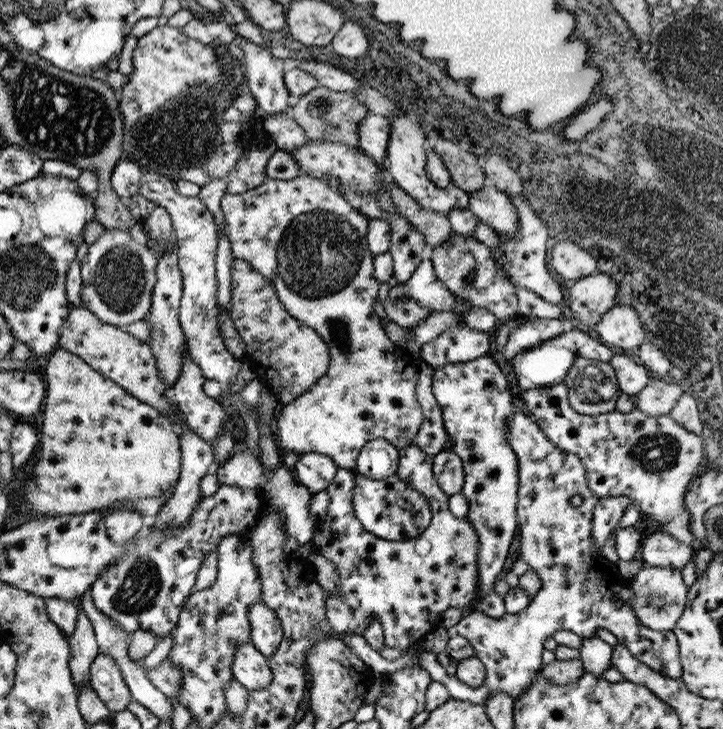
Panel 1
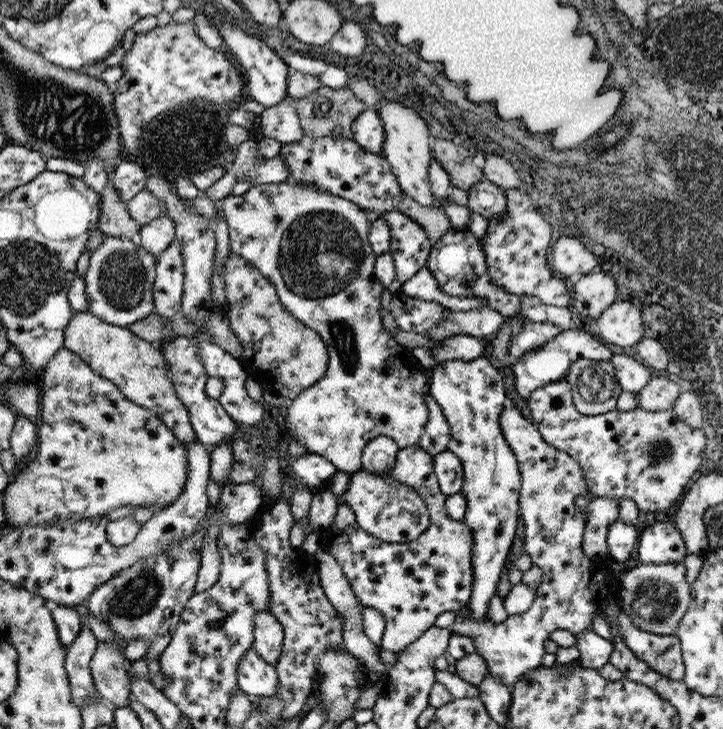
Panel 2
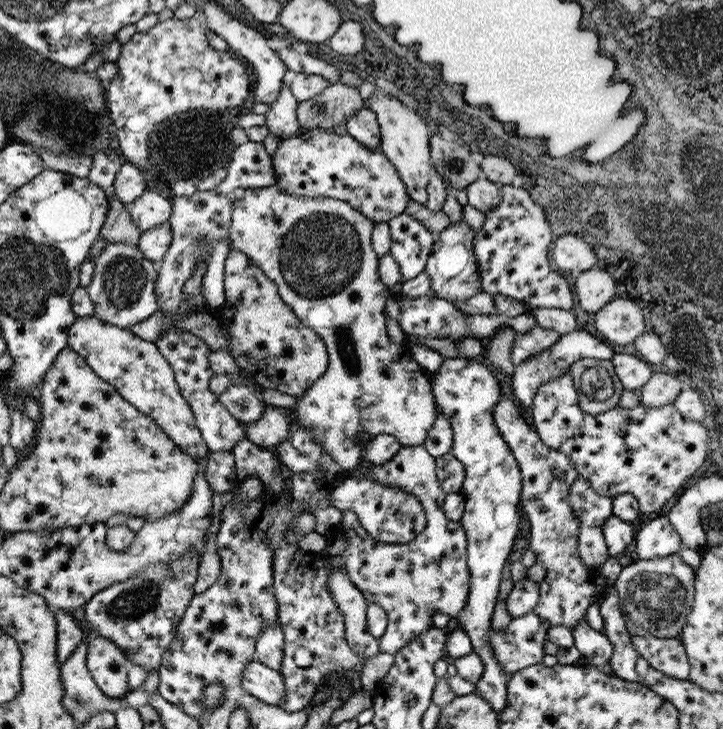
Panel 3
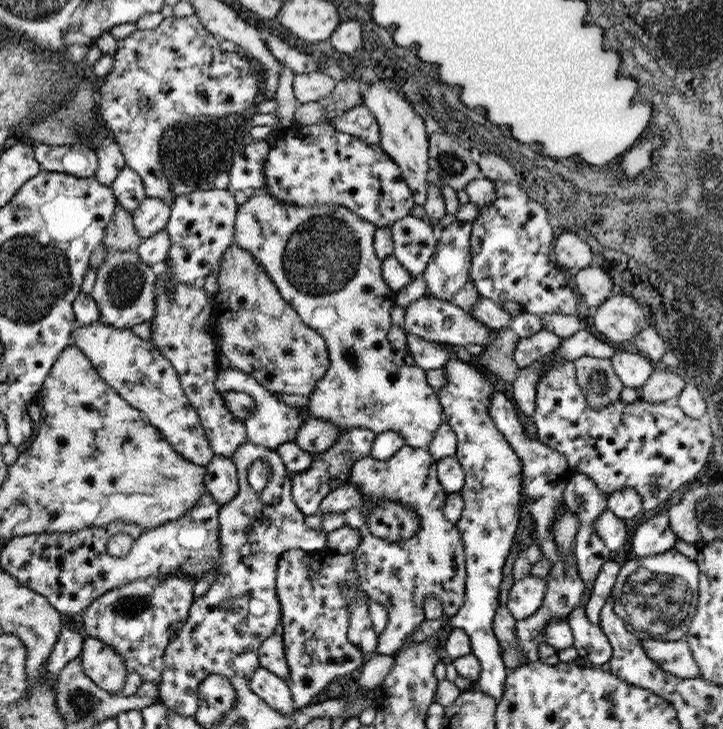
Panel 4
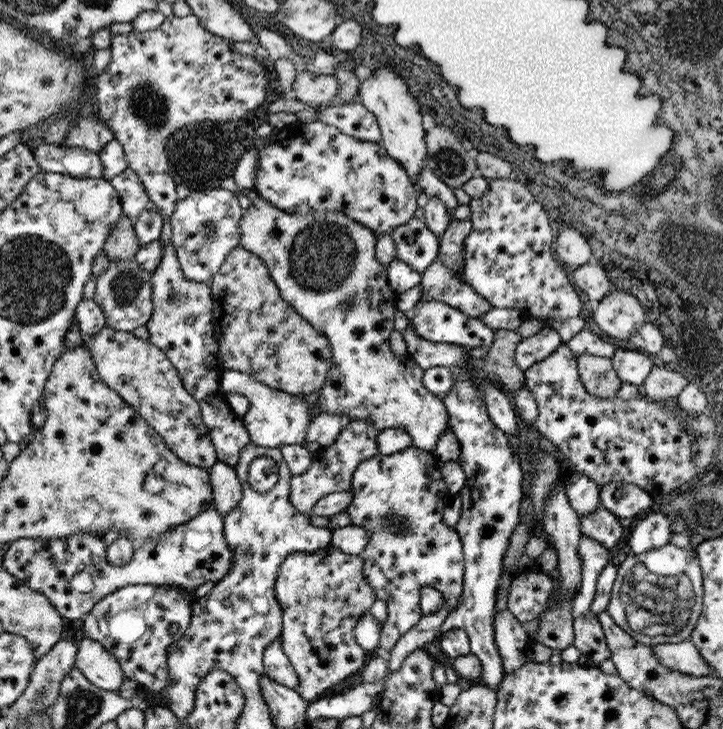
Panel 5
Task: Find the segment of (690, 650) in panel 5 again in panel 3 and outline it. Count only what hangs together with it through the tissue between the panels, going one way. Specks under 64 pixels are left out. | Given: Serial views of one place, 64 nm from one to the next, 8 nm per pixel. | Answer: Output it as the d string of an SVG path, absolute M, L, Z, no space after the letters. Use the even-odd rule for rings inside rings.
M631 636L631 646L651 664L651 668L659 670L661 674L675 678L675 680L687 680L691 676L691 664L687 650L683 648L681 640L659 640L647 636Z

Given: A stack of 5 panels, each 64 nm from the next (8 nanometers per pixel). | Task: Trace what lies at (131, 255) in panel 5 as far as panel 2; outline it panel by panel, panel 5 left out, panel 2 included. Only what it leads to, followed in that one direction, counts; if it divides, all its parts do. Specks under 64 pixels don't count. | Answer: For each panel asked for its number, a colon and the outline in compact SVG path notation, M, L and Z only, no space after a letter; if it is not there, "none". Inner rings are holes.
2: M107 182L99 200L101 200L101 220L97 230L103 232L103 236L121 236L131 240L137 232L141 232L141 226L131 218L127 204L119 198L117 190L113 188L113 182Z
3: M109 194L107 200L109 200L109 214L101 228L103 240L107 240L107 244L117 242L117 244L137 246L139 238L141 238L141 230L133 222L133 218L129 214L129 206L115 200L113 194Z
4: M117 204L117 212L113 220L107 224L103 244L107 252L137 252L143 238L135 230L133 216L123 206Z

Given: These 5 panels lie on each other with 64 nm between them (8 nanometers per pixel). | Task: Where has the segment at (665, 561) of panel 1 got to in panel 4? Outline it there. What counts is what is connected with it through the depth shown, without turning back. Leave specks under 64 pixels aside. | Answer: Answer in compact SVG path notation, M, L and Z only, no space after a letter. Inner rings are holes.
M655 514L647 518L643 524L639 524L631 534L631 550L637 558L663 554L667 550L675 548L675 532L671 530L671 522L667 514Z

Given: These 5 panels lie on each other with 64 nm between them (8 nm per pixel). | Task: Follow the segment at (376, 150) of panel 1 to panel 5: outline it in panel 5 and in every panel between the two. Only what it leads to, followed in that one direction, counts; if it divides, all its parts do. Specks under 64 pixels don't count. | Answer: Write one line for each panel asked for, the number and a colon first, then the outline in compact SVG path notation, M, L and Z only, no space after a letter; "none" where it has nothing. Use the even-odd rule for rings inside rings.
2: M363 110L353 124L353 130L355 130L353 142L357 142L369 154L377 154L377 156L383 154L381 146L383 146L385 134L383 134L383 126L377 112Z
3: M361 108L351 118L347 118L347 136L355 138L355 142L363 144L367 150L379 148L381 132L375 114L369 108Z
4: M363 104L355 106L355 108L349 108L349 110L341 112L339 116L331 118L331 126L337 132L359 138L361 142L365 142L369 146L379 144L379 140L381 140L375 116Z
5: M349 102L349 104L341 104L341 106L331 106L331 108L323 106L315 114L317 114L317 122L335 126L335 130L339 130L351 138L359 138L361 142L379 144L379 140L381 140L377 120L363 104Z

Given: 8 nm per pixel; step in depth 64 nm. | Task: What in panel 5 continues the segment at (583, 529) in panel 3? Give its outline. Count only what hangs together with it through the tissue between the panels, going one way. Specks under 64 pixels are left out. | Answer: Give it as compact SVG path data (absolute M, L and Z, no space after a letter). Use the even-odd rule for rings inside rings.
M583 474L565 476L565 494L567 494L569 506L579 516L587 516L593 510L603 506L599 500L599 486L589 476L583 476ZM581 536L579 540L579 558L581 558L581 584L579 584L579 590L577 590L577 596L573 598L573 604L571 604L571 626L573 626L573 648L577 648L581 652L581 664L585 666L599 666L603 660L609 660L611 658L611 650L607 650L607 644L605 644L605 636L603 636L603 630L597 622L597 612L593 612L589 606L593 602L593 596L595 596L595 588L597 588L597 578L601 574L601 570L607 566L607 548L601 546L597 540L593 538L587 538L587 536Z

